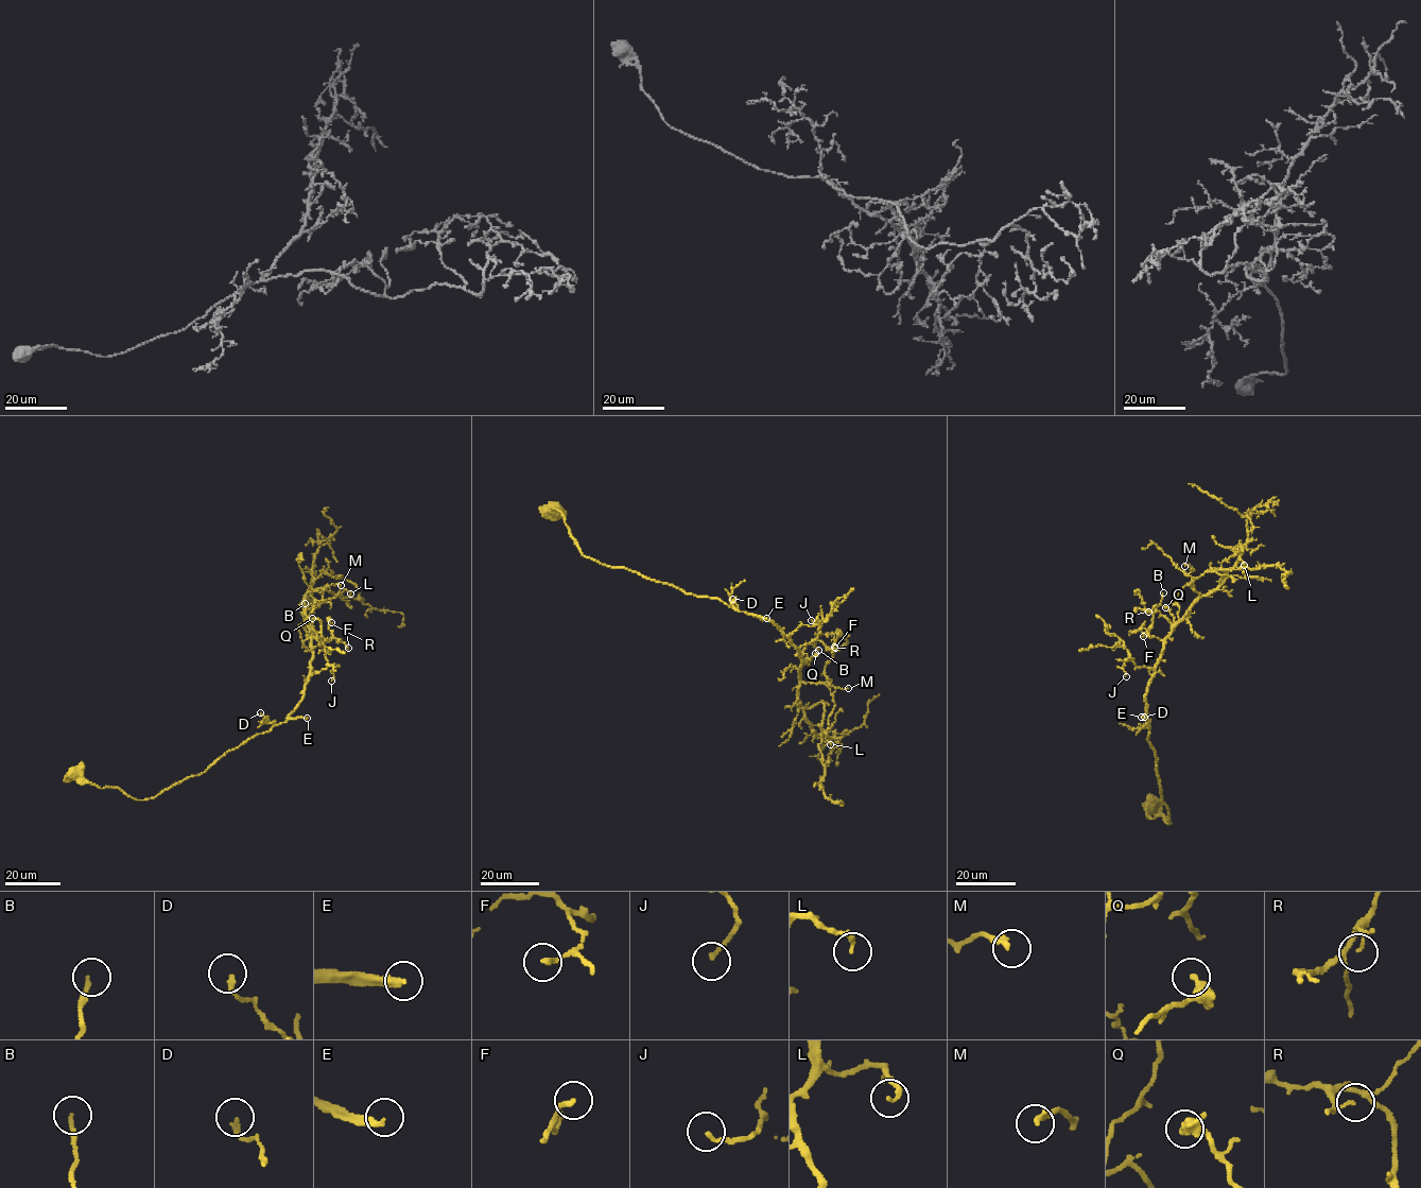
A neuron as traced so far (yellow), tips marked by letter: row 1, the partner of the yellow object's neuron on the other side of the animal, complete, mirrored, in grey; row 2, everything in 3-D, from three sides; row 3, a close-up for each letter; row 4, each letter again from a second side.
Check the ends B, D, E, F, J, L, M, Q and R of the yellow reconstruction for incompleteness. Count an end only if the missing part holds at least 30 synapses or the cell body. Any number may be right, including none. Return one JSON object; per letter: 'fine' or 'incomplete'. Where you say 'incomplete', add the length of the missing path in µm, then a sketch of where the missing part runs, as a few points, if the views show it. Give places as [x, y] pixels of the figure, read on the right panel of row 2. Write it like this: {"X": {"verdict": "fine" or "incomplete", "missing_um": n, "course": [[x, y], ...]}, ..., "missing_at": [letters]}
{"B": {"verdict": "fine"}, "D": {"verdict": "fine"}, "E": {"verdict": "incomplete", "missing_um": 160, "course": [[1141, 717], [1124, 719], [1134, 719], [1119, 692], [1097, 696], [1073, 671], [1033, 676], [1029, 692], [1034, 668]]}, "F": {"verdict": "fine"}, "J": {"verdict": "fine"}, "L": {"verdict": "fine"}, "M": {"verdict": "fine"}, "Q": {"verdict": "fine"}, "R": {"verdict": "fine"}, "missing_at": ["E"]}

